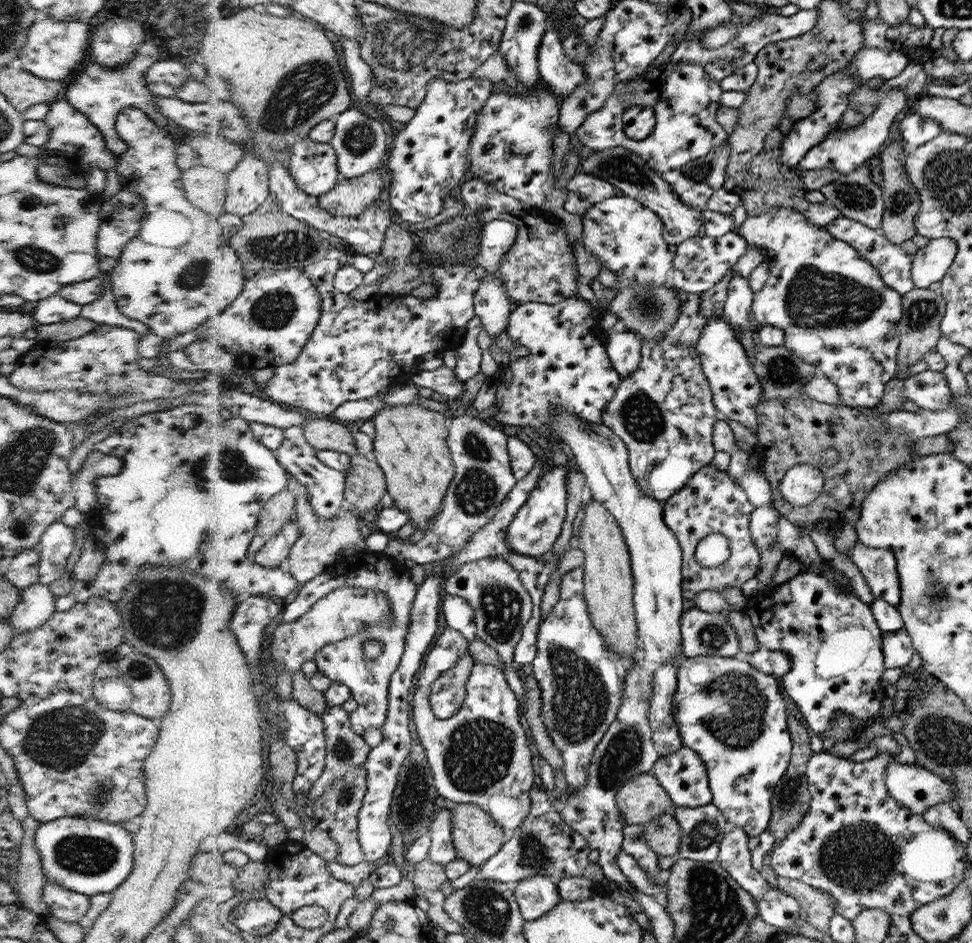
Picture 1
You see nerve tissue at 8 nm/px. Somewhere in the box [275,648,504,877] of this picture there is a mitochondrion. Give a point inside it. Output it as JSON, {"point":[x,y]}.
{"point":[417,794]}

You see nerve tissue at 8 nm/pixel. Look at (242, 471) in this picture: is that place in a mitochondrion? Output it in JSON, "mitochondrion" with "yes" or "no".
{"mitochondrion":"yes"}

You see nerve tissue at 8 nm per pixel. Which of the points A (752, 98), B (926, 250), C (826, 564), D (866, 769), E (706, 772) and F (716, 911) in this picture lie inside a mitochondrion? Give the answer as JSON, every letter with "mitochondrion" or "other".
{"A":"other","B":"other","C":"other","D":"other","E":"other","F":"mitochondrion"}

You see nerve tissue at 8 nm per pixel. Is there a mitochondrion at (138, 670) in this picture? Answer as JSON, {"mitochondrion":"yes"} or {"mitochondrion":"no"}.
{"mitochondrion":"yes"}

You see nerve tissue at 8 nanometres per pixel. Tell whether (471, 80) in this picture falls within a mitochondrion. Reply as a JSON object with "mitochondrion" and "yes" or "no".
{"mitochondrion":"no"}

